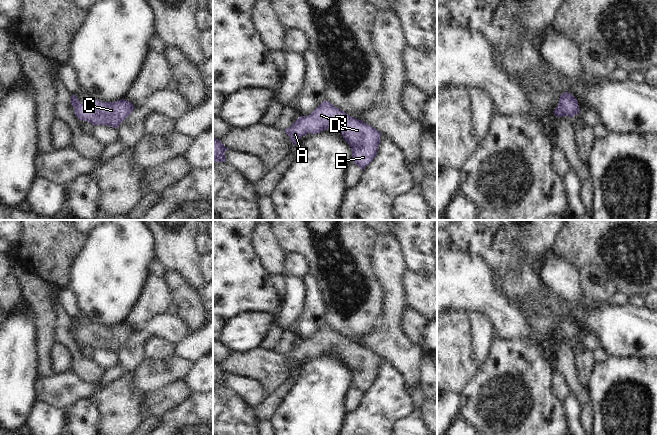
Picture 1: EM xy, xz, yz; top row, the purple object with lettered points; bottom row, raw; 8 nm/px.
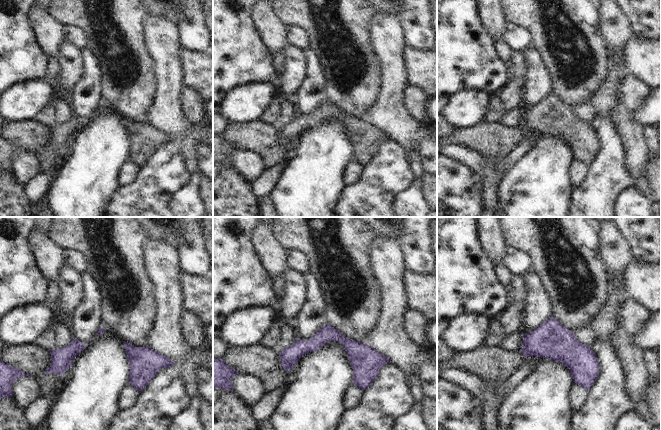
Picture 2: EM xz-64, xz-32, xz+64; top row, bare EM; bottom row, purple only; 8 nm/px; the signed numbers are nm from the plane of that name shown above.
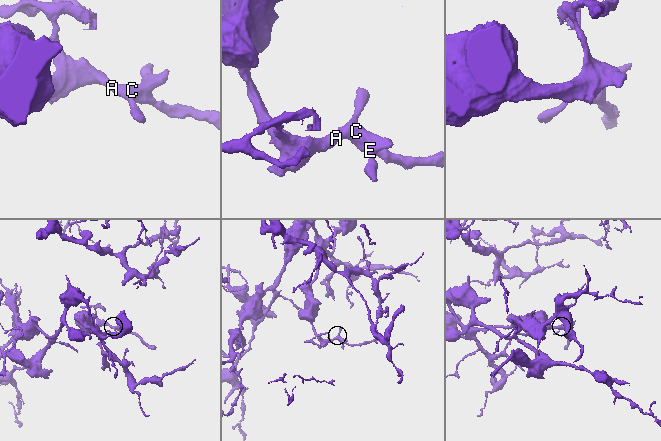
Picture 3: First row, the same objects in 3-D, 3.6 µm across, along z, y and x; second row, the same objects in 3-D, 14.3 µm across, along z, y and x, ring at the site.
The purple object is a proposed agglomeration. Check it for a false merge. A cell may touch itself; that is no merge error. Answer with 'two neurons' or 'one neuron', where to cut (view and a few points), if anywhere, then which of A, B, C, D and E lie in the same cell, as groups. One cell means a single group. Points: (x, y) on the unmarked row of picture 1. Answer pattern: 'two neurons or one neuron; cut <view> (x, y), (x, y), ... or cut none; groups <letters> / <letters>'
one neuron; cut none; groups A B C D E

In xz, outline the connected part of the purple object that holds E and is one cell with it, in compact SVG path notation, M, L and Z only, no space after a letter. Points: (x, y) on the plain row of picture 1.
M326 324L309 340L300 340L284 355L296 369L302 360L309 357L317 358L328 353L336 353L342 358L351 371L353 386L362 394L376 382L382 358Z

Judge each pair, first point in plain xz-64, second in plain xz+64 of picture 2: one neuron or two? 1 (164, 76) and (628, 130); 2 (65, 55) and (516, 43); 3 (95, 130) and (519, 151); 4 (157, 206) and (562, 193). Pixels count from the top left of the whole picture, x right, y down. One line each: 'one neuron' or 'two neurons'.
1: one neuron
2: two neurons
3: two neurons
4: two neurons

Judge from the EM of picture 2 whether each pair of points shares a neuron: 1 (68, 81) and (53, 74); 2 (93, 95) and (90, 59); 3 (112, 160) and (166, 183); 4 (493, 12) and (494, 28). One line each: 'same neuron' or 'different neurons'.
1: different neurons
2: same neuron
3: different neurons
4: same neuron

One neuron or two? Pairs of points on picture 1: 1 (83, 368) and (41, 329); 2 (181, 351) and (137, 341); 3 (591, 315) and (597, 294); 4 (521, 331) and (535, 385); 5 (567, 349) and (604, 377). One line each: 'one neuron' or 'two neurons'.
1: two neurons
2: two neurons
3: two neurons
4: two neurons
5: two neurons

